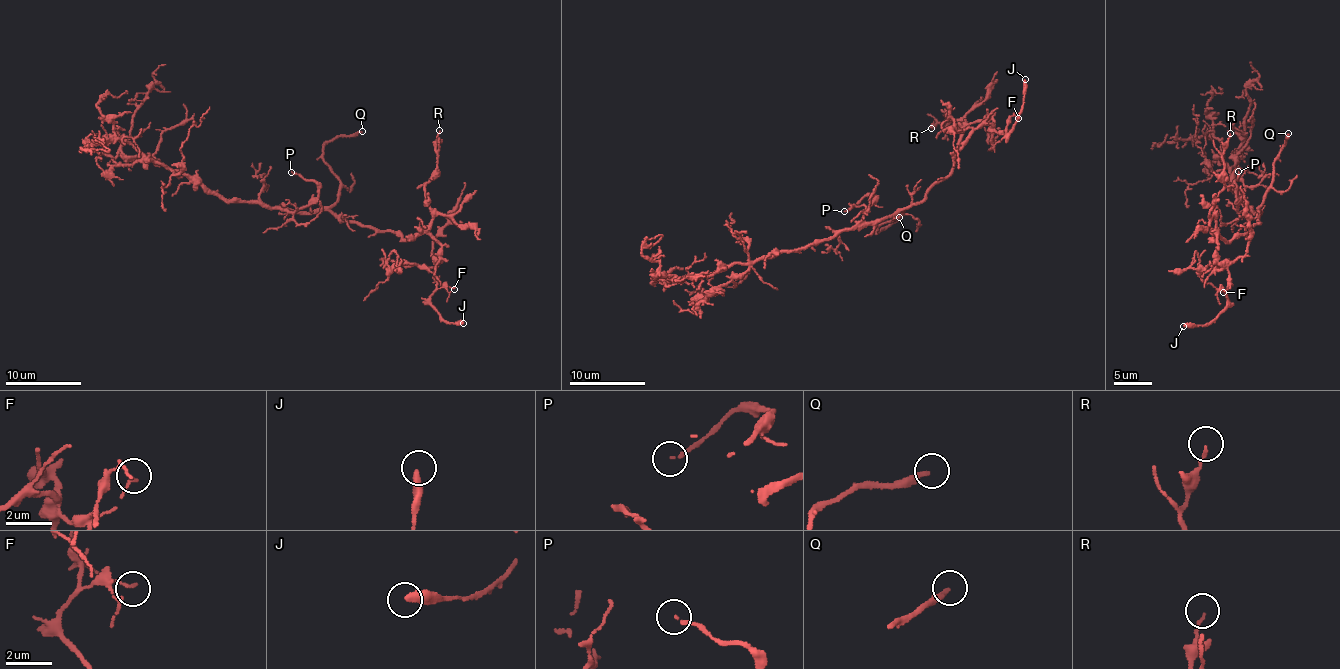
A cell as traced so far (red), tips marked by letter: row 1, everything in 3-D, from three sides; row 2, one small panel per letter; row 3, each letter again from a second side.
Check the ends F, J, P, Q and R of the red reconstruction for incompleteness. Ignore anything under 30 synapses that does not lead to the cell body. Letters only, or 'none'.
Q

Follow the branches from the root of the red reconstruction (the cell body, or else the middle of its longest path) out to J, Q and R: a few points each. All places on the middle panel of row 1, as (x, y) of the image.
J: (864, 227), (895, 217), (945, 178), (971, 123), (987, 117), (997, 133), (1008, 133), (1023, 104), (1025, 79)
Q: (864, 227), (895, 217), (898, 210), (904, 210), (874, 229), (879, 233), (899, 217)
R: (864, 227), (919, 202), (952, 170), (964, 121), (948, 122), (945, 131), (938, 123), (931, 128)

